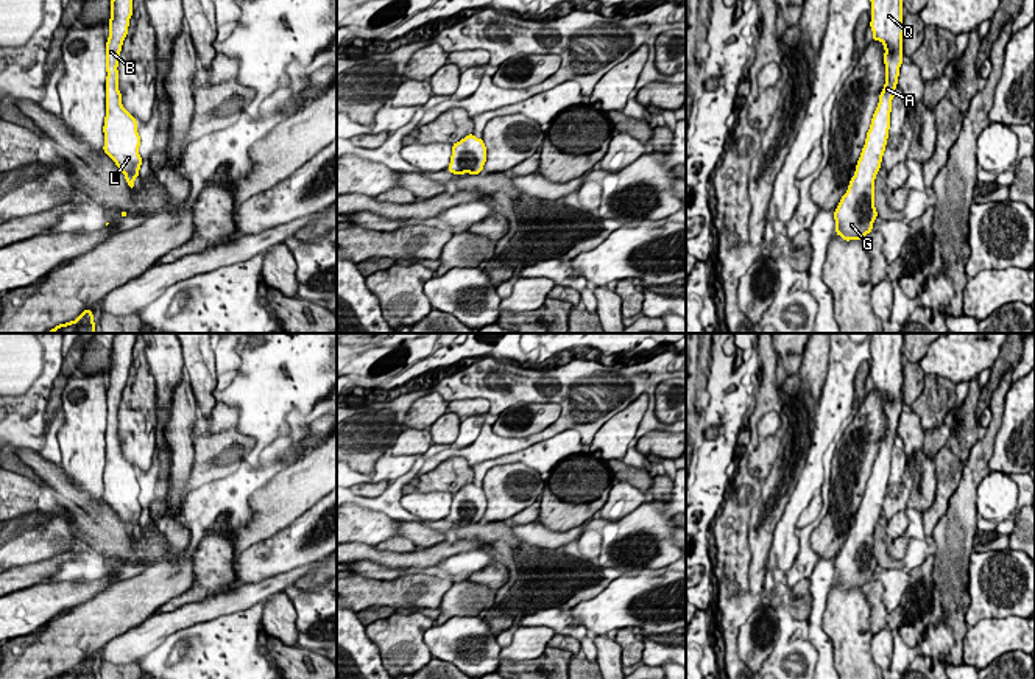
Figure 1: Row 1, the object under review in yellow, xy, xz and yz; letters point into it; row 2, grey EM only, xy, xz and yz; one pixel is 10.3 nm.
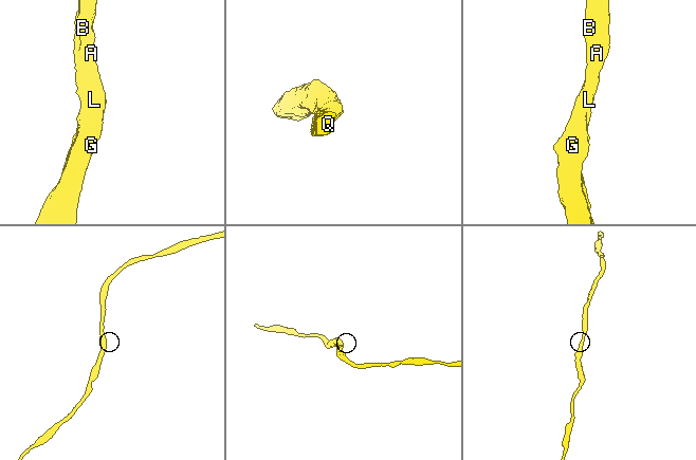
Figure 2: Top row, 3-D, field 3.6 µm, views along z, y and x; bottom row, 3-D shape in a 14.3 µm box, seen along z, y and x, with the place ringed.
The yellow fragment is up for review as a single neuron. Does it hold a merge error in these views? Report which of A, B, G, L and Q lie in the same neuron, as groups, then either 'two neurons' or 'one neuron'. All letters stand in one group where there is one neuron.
A B G L Q; one neuron

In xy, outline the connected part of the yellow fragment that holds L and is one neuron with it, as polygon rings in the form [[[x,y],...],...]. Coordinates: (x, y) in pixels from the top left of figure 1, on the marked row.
[[[111,0],[109,37],[106,42],[108,76],[103,151],[115,162],[115,165],[125,174],[128,187],[132,190],[134,179],[140,178],[140,135],[137,132],[137,120],[122,104],[117,70],[131,16],[132,0]]]

